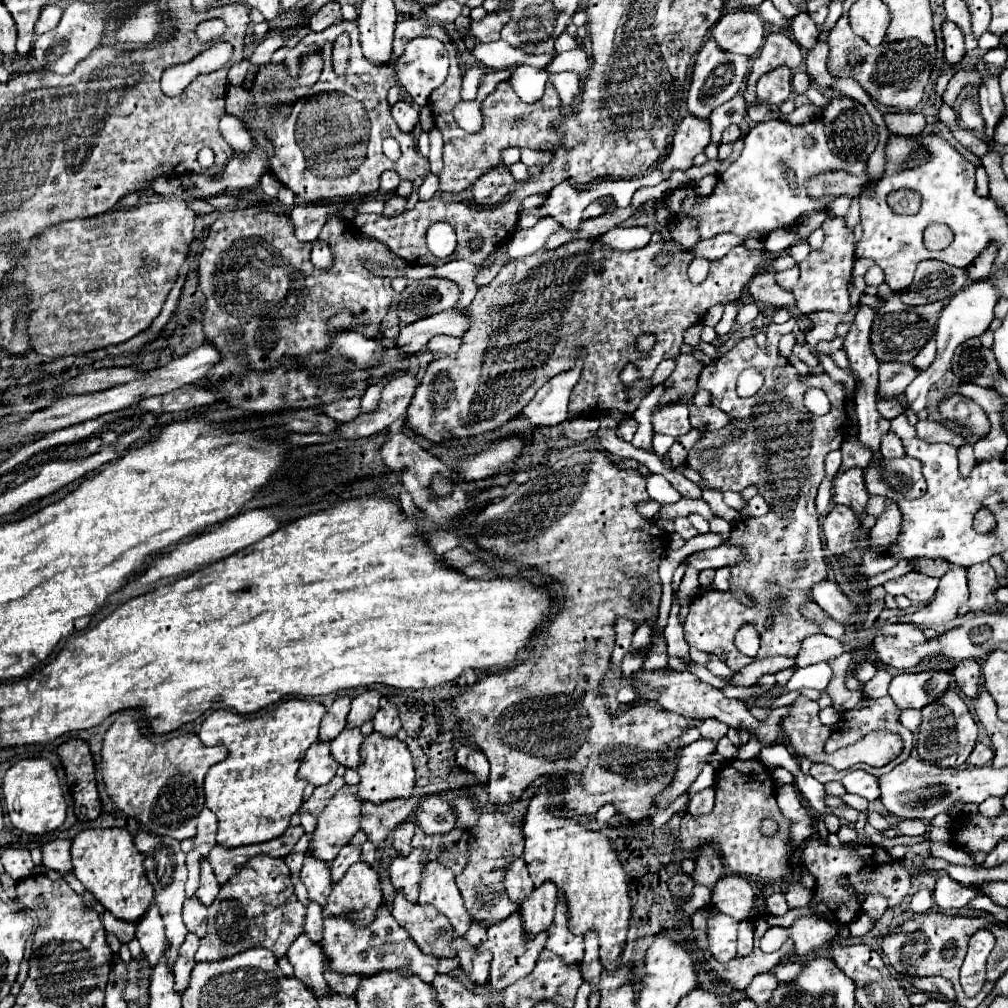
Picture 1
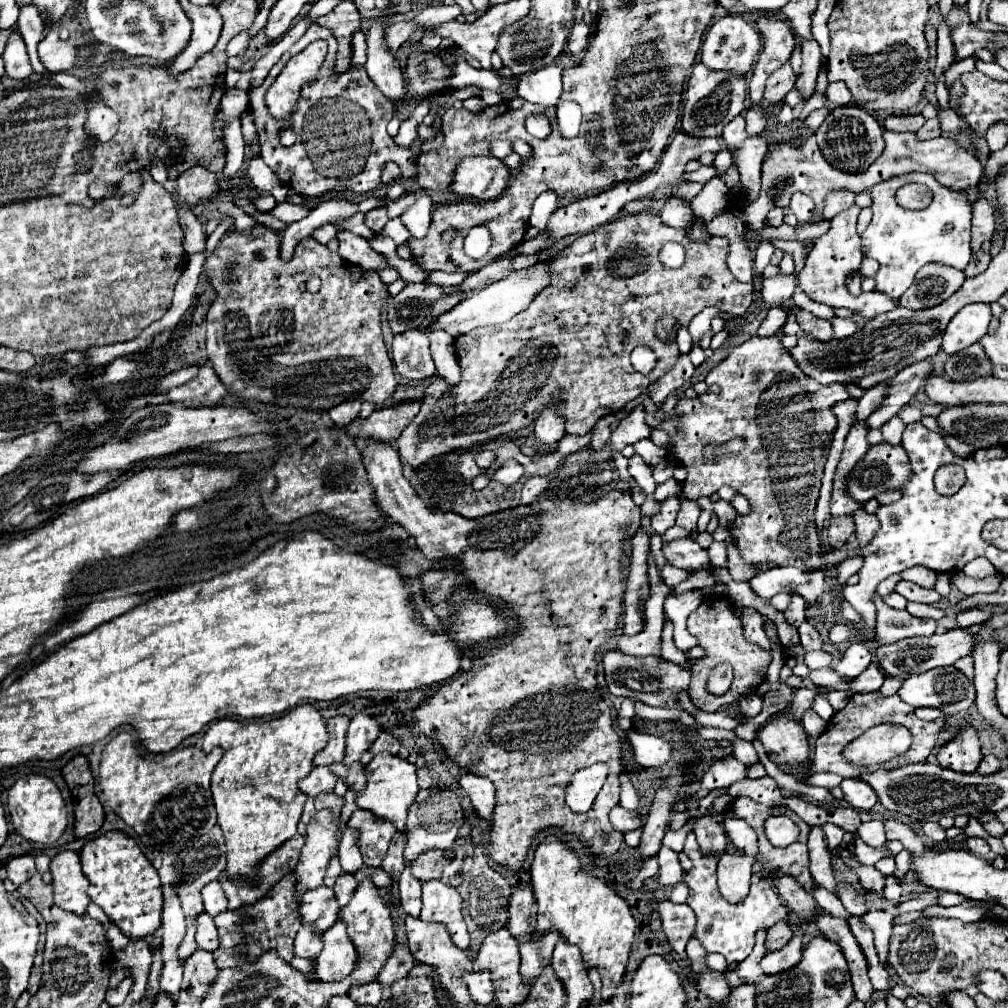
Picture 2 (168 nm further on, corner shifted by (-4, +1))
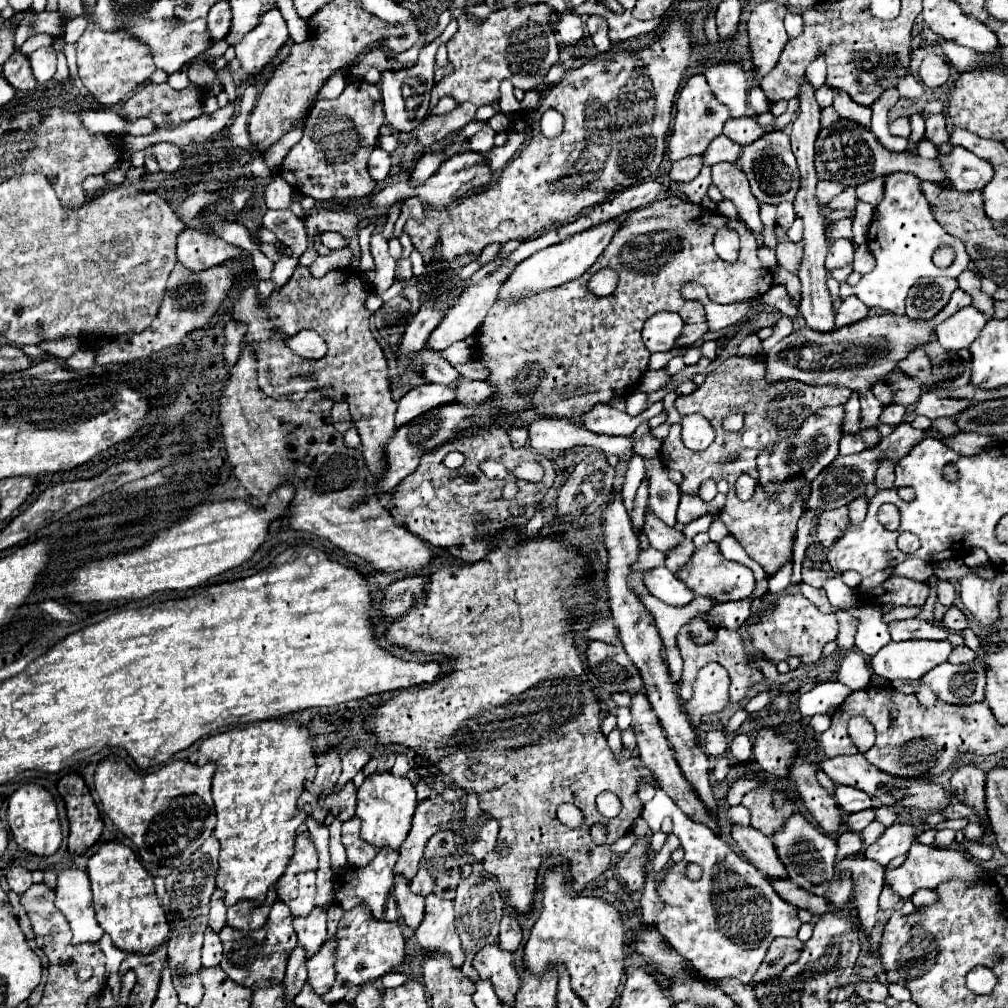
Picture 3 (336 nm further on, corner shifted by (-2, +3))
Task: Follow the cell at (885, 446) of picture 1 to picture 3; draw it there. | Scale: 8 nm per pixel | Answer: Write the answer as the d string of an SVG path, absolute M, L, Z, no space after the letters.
M890 404L882 410L880 414L880 422L882 424L900 424L904 420L904 412L906 408L904 406L898 406L898 404Z

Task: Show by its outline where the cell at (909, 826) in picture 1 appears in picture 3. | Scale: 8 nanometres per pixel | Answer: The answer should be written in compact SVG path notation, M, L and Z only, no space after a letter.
M938 830L936 840L934 840L934 846L948 848L948 846L954 842L954 836L956 836L956 832L954 832L954 830Z

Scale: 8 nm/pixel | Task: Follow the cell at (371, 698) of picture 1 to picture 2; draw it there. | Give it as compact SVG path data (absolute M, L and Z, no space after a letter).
M358 712L350 720L350 728L346 734L346 758L344 760L348 764L360 760L362 752L368 750L372 746L372 742L378 738L378 732L380 732L378 720L374 716Z

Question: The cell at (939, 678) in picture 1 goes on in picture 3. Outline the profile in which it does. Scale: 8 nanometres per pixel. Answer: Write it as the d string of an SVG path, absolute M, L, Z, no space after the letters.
M980 660L958 666L944 662L924 674L924 678L916 680L916 684L908 688L908 692L916 692L920 684L928 684L934 694L948 704L974 704L984 700L986 670Z

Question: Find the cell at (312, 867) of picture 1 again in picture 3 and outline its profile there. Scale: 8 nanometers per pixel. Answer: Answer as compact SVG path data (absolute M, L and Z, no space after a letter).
M314 908L308 918L294 918L294 930L298 934L298 946L306 950L306 958L312 958L326 940L326 912L320 908Z

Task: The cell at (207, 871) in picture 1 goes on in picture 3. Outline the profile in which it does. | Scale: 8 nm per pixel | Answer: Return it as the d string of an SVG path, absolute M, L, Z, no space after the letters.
M216 890L212 896L208 926L212 926L212 930L216 930L216 932L220 932L226 926L226 904L224 904L224 892L222 890Z

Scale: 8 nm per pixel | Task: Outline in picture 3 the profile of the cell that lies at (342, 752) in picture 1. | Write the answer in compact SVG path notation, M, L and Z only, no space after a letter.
M348 782L348 786L344 786L344 790L330 794L328 798L322 798L320 808L328 810L334 818L346 822L348 818L354 816L354 806L356 806L356 790L354 784Z

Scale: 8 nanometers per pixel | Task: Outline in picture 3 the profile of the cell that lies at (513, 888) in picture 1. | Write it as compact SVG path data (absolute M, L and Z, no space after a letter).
M504 916L500 922L500 936L498 936L498 946L508 952L516 952L522 942L522 928L516 918Z

